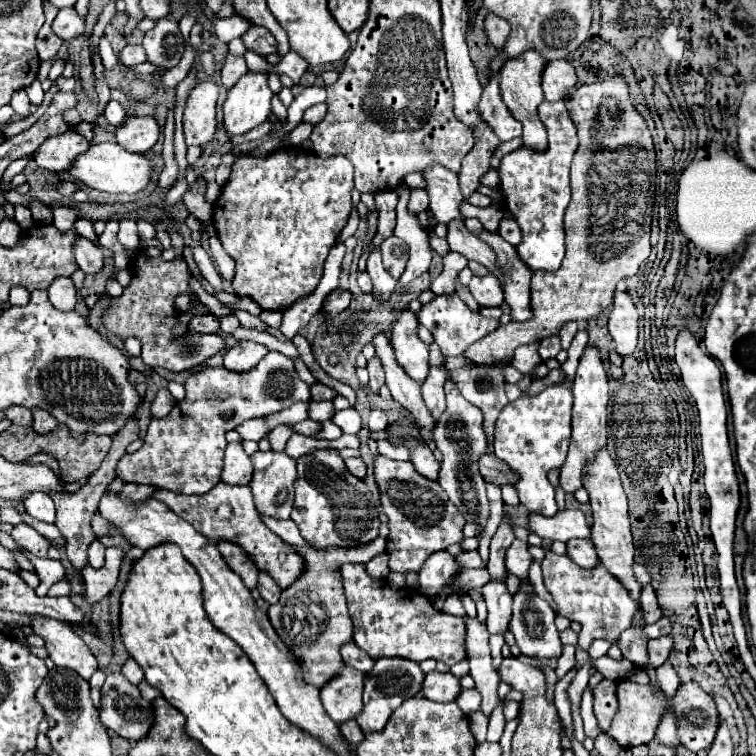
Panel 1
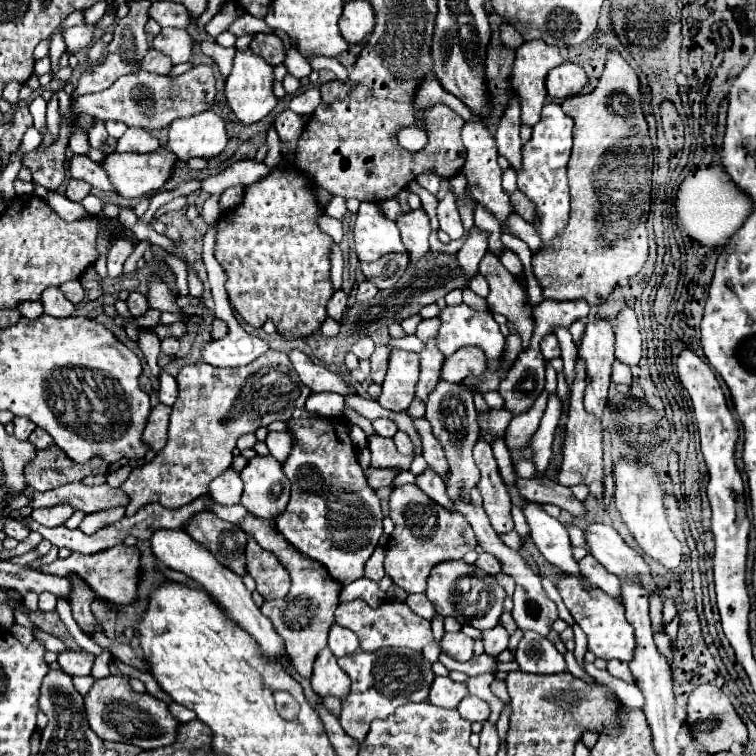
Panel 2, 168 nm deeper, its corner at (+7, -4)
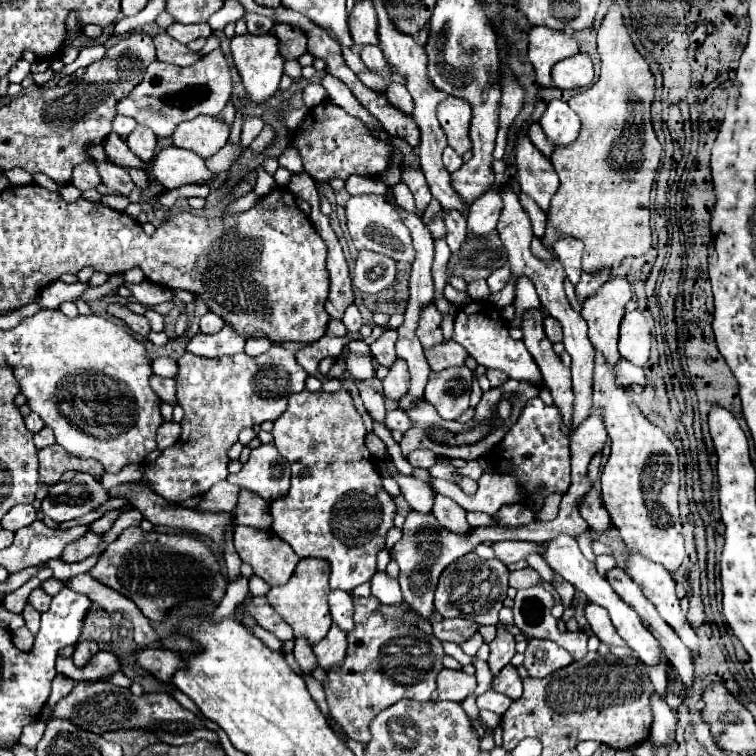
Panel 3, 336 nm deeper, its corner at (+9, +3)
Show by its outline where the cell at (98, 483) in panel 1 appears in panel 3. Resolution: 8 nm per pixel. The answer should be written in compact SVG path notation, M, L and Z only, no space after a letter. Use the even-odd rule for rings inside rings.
M78 642L76 644L76 650L74 650L74 654L72 654L72 660L74 660L74 664L80 668L80 666L86 666L88 662L90 662L90 658L98 652L100 648L98 648L98 644L96 642Z

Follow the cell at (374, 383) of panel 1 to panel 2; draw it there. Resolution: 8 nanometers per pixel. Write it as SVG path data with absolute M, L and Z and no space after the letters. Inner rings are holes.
M376 347L376 351L370 357L370 379L378 385L384 381L388 369L388 357L390 357L390 347Z

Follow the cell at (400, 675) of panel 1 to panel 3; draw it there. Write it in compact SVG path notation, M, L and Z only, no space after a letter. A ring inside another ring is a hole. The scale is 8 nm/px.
M374 596L368 598L354 598L356 600L356 614L354 614L354 628L348 632L348 650L346 658L340 666L328 670L326 680L322 682L326 692L326 702L334 720L344 728L348 738L358 740L362 744L370 742L370 722L378 716L378 712L390 708L402 698L412 700L430 700L430 694L436 690L436 676L442 670L442 642L436 640L434 634L428 634L420 626L410 626L398 618L384 618L380 614L380 600Z

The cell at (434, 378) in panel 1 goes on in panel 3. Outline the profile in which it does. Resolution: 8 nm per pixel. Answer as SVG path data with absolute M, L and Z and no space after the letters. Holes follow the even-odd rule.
M428 304L422 308L422 312L418 316L416 336L424 348L442 342L442 314L438 312L438 308L434 304Z

